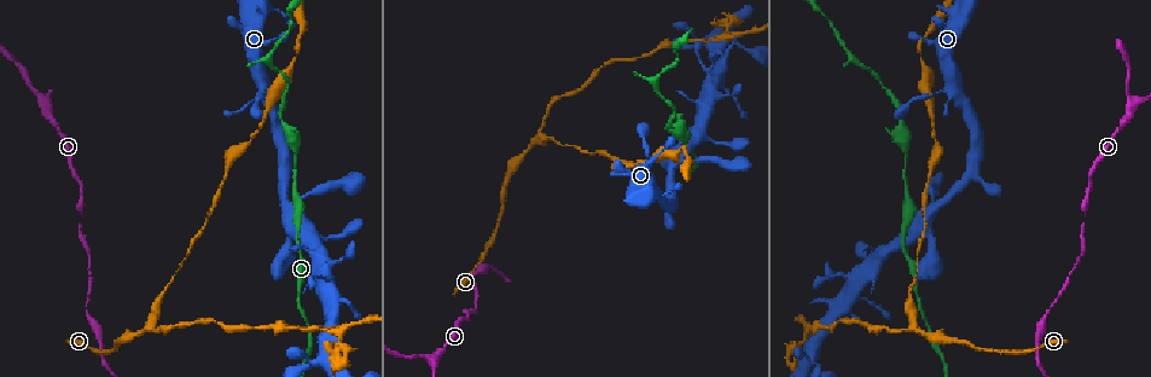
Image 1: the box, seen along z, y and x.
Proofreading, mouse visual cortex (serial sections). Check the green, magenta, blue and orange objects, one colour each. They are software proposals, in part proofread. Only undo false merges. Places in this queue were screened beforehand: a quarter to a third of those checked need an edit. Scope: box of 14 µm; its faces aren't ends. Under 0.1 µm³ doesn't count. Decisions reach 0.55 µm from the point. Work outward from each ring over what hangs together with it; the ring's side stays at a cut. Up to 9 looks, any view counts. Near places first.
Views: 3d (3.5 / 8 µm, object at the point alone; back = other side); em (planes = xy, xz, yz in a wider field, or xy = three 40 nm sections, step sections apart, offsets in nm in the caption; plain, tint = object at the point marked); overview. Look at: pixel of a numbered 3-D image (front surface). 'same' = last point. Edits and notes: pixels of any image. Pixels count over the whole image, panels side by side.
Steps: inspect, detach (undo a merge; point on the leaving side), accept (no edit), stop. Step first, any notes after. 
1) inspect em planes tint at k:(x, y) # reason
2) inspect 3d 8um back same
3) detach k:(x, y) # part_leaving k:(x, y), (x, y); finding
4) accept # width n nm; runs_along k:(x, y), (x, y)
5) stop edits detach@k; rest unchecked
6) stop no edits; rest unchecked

inspect 3d 3.5um at 1:(1130, 105) # thick turns thin

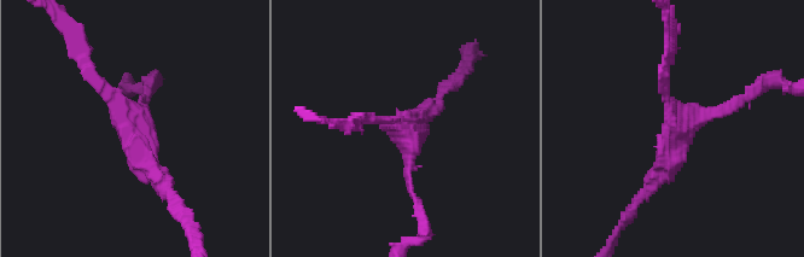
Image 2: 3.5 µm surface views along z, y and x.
inspect em xy step 3 tint at 2:(404, 133) # arms 3; arm_widths 100, 150, 200 nm

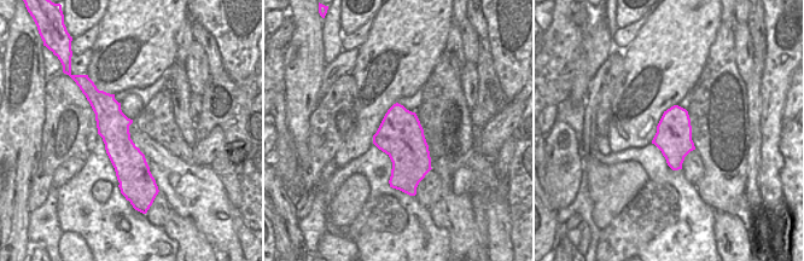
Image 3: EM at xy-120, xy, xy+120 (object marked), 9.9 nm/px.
detach 2:(146, 86) # part_leaving 2:(706, 115), (730, 107), (740, 97); a second cell is stuck on

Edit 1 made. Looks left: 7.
inspect overview # redraw

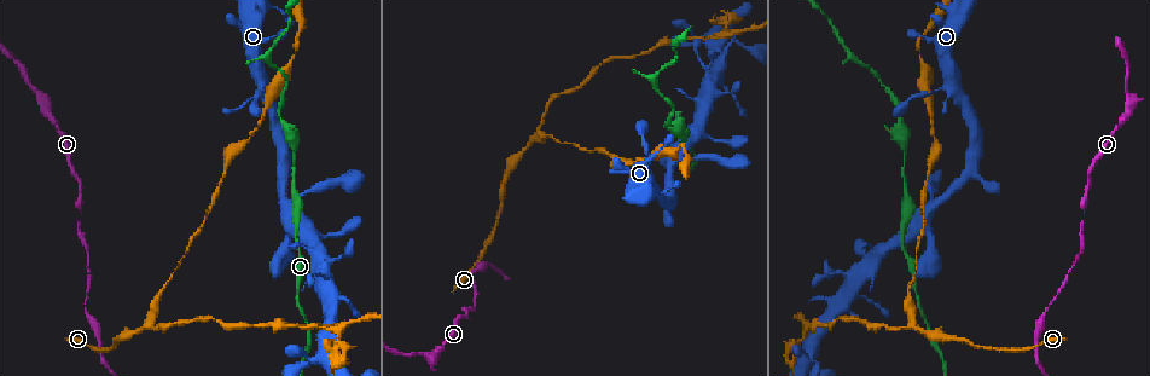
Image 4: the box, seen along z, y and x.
inspect 3d 3.5um at 4:(292, 163) # a narrow waist

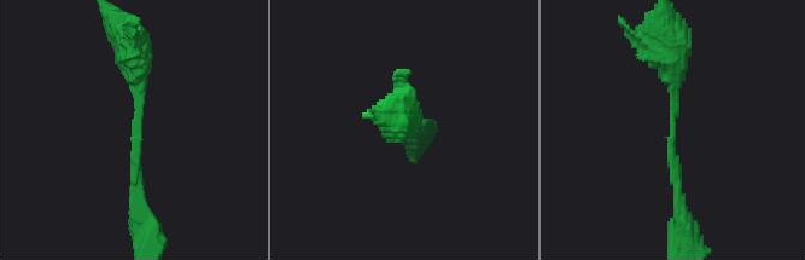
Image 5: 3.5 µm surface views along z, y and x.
inspect em xy step 1 tint at 5:(135, 126) # arm_widths 150, 300 nm; shape alone is not enough

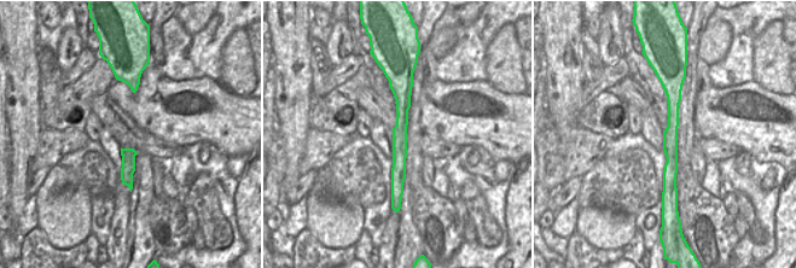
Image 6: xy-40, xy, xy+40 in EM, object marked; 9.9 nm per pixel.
accept # runs_along 6:(405, 83), (399, 175), (394, 187); one cell here

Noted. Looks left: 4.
inspect 3d 8um at 4:(535, 139) # thin neck

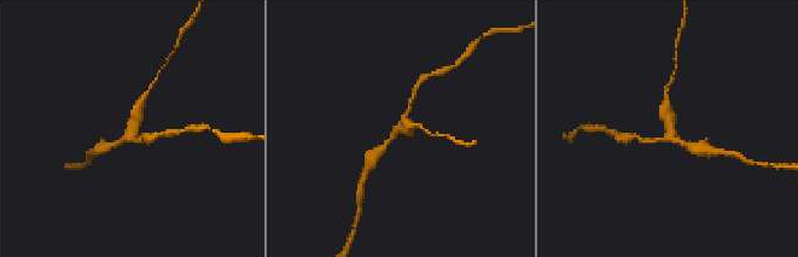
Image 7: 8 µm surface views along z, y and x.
inspect em xy step 1 tint at 7:(128, 135) # arms 3; arm_widths 200, 250, 350 nm

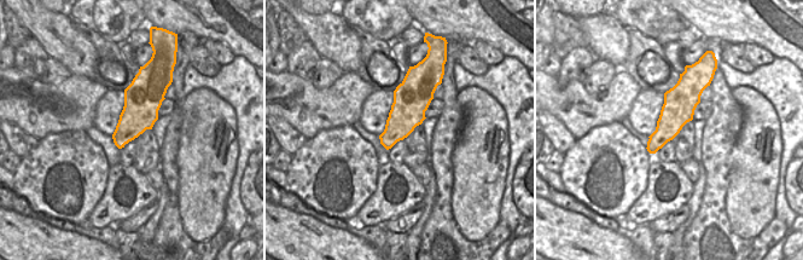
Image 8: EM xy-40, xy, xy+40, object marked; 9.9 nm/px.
accept # runs_along 7:(104, 146), (129, 134), (140, 104); one cell here

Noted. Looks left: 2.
inspect 3d 3.5um at 4:(809, 331) # a narrow waist

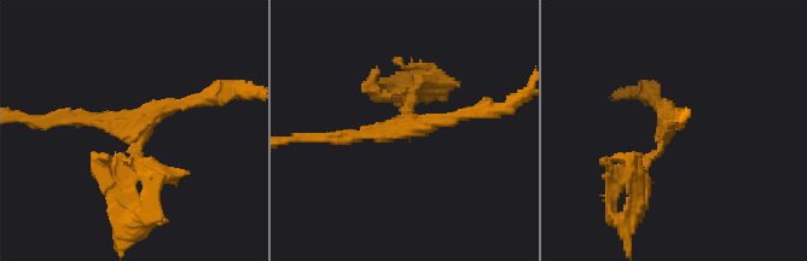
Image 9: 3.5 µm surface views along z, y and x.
inspect em xy step 3 tint at 9:(397, 127)

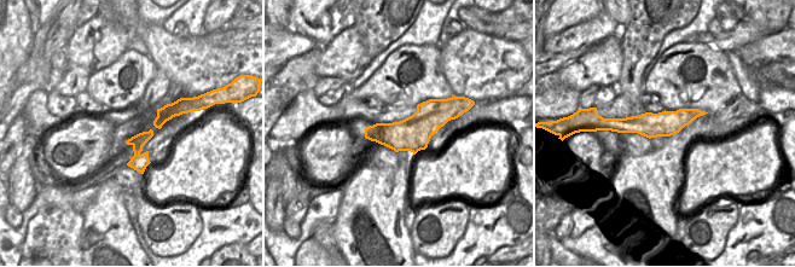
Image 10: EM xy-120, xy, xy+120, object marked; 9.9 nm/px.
detach 9:(135, 173) # part_leaving 9:(135, 146), (139, 220), (121, 243); two cells meet here

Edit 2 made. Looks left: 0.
stop edits detach@2, detach@9; rest unchecked

